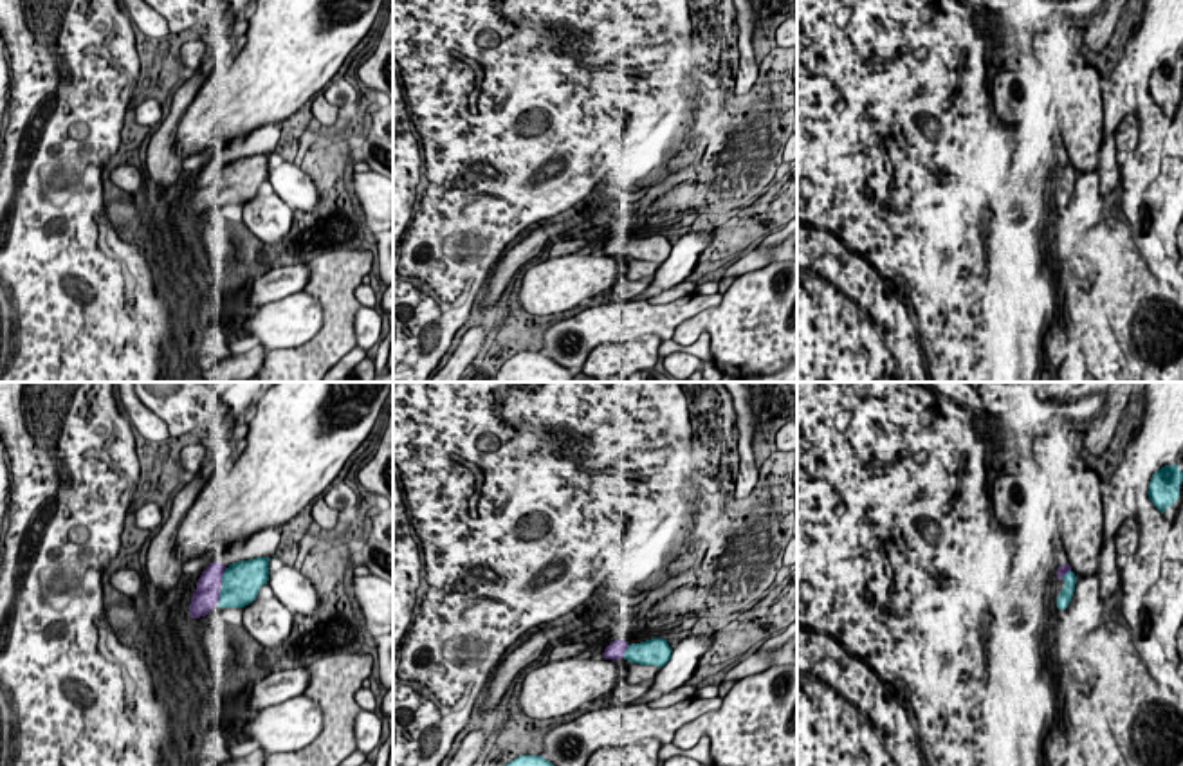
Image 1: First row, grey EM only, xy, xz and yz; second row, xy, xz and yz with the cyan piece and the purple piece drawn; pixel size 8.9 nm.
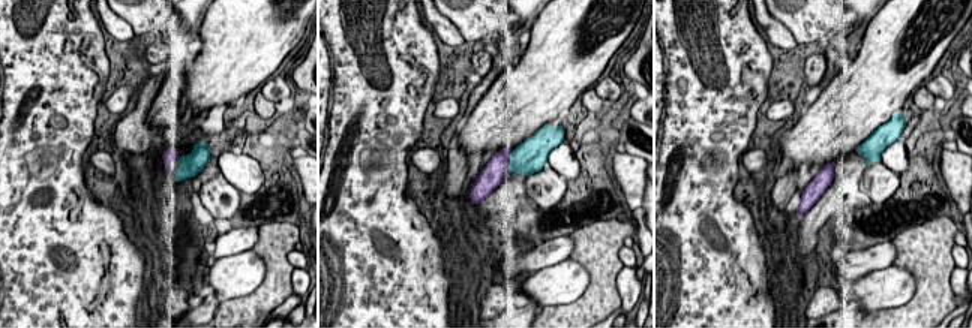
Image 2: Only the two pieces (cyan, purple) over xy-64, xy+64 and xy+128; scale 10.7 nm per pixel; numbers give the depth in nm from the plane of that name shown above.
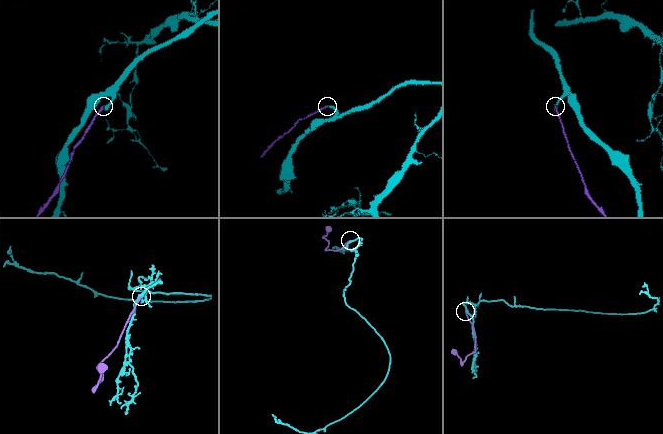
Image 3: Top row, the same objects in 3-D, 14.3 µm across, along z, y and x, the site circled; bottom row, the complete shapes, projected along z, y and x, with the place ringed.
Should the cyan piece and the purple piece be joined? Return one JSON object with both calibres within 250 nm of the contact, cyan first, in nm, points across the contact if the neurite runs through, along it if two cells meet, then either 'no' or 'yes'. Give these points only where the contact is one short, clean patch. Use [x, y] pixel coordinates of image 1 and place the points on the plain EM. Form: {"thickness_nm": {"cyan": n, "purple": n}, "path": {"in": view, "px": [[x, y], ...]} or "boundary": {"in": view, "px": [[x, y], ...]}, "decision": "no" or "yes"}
{"thickness_nm": {"cyan": 360, "purple": 220}, "decision": "yes"}

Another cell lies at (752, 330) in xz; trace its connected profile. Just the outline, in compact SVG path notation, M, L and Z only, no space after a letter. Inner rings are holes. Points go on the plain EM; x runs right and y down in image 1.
M775 261L732 281L718 306L683 321L673 341L711 335L712 364L743 382L797 360L797 261Z

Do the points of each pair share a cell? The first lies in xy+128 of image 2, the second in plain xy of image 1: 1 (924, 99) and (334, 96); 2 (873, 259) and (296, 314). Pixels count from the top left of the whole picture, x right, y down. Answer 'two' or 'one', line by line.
1: two
2: two

